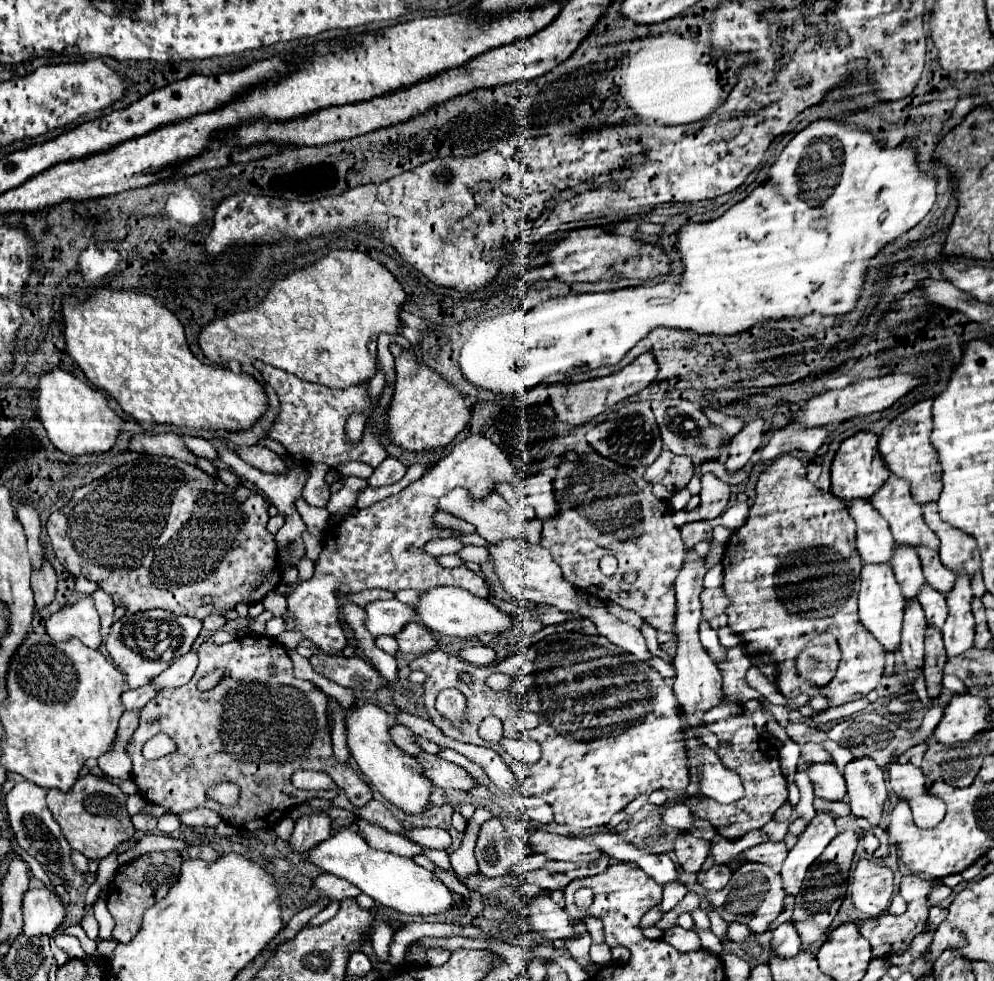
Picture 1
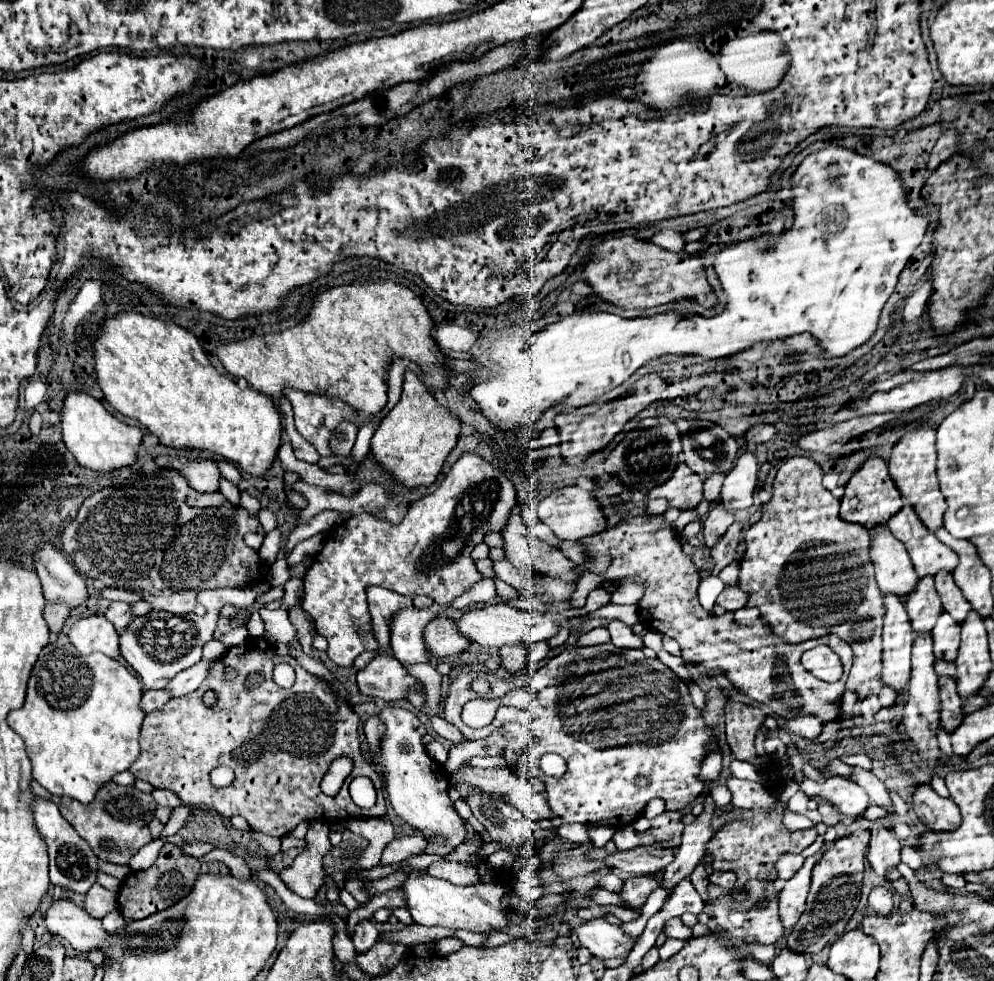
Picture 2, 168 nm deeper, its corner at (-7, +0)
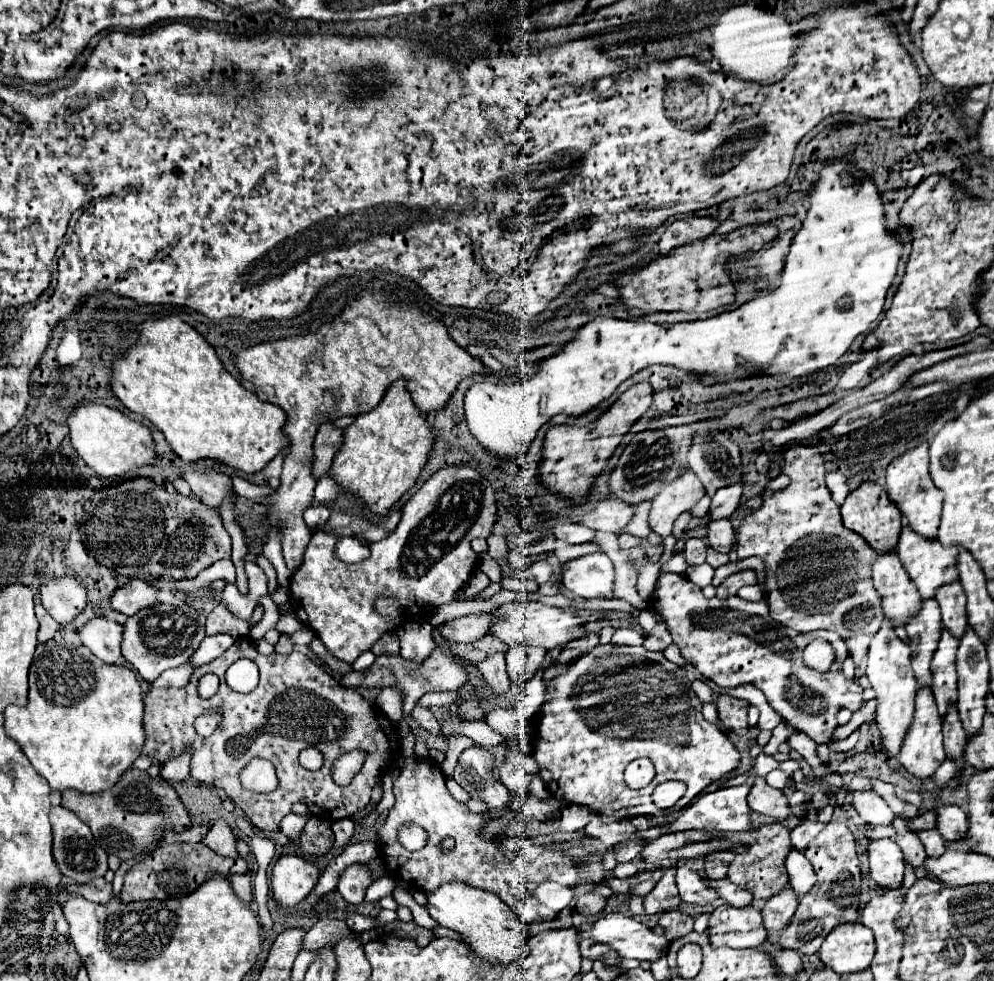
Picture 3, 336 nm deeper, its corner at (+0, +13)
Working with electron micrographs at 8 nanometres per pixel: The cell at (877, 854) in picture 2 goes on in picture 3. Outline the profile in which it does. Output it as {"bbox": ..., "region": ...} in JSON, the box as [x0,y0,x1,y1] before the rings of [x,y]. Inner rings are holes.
{"bbox":[869,839,905,889],"region":[[[877,839],[869,843],[869,875],[881,889],[901,887],[903,885],[903,873],[905,873],[905,861],[903,853],[891,839]]]}

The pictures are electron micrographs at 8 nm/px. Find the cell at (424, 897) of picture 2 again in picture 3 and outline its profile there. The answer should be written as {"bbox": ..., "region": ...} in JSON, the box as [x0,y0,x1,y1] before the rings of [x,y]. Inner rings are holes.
{"bbox":[427,883,529,965],"region":[[[445,883],[427,897],[429,897],[429,905],[427,905],[429,915],[441,927],[457,931],[461,935],[461,941],[479,959],[485,959],[491,965],[507,965],[507,963],[515,963],[515,959],[523,959],[529,955],[529,947],[527,947],[529,933],[523,921],[497,895],[469,887],[465,883]]]}

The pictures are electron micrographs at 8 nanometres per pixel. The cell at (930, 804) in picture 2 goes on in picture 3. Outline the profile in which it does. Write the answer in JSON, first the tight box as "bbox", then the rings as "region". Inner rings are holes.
{"bbox":[937,803,967,841],"region":[[[939,803],[937,809],[937,831],[943,835],[945,841],[961,841],[967,833],[967,815],[957,805],[943,805]]]}

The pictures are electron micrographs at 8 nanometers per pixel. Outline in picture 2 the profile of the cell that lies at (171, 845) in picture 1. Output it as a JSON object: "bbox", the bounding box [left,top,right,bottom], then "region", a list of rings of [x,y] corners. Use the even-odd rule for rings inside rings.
{"bbox":[182,842,214,858],"region":[[[184,842],[182,850],[188,854],[188,856],[194,856],[194,858],[202,858],[206,856],[214,846],[212,844],[204,844],[204,842]]]}

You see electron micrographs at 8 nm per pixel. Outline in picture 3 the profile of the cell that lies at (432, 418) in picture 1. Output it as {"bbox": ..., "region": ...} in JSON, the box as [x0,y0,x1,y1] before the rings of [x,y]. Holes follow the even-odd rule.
{"bbox":[329,379,433,517],"region":[[[399,379],[373,411],[357,415],[343,431],[343,443],[333,457],[329,477],[335,479],[341,489],[363,499],[371,513],[383,517],[401,495],[413,487],[427,463],[431,445],[433,429],[427,419],[419,415],[409,391],[405,389],[405,381]]]}

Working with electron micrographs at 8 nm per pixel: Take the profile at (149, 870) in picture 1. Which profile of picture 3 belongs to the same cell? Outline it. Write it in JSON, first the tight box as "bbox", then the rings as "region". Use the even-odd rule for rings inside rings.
{"bbox":[121,843,235,903],"region":[[[161,843],[151,855],[147,855],[143,861],[135,863],[127,873],[125,873],[125,883],[121,891],[121,901],[131,903],[131,901],[145,901],[145,899],[173,899],[173,897],[183,897],[195,891],[197,887],[203,885],[211,875],[219,873],[225,879],[231,879],[231,867],[235,865],[233,859],[221,857],[215,851],[211,851],[203,843]]]}

